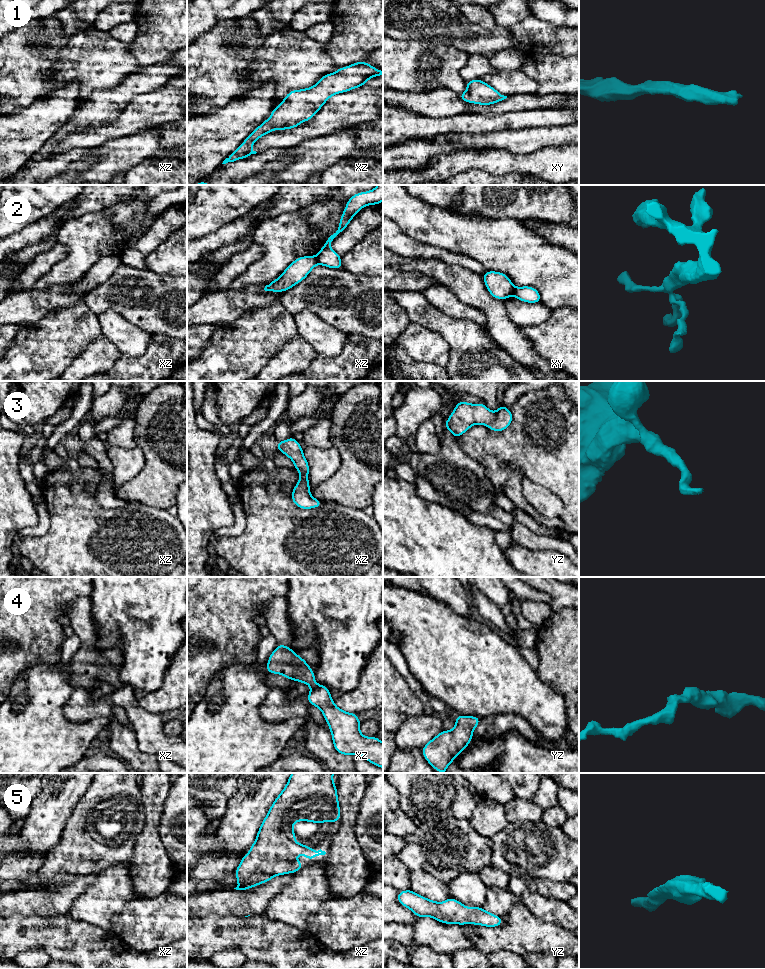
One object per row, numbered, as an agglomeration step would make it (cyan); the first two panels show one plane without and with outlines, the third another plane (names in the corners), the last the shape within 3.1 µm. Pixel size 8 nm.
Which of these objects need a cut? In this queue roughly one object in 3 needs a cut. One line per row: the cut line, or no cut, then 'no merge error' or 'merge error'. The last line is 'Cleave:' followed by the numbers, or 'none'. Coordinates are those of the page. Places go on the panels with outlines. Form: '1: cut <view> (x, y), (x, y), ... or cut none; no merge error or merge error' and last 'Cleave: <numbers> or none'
1: cut none; no merge error
2: cut xz (315, 256), (318, 263); merge error
3: cut none; no merge error
4: cut none; no merge error
5: cut none; no merge error
Cleave: 2

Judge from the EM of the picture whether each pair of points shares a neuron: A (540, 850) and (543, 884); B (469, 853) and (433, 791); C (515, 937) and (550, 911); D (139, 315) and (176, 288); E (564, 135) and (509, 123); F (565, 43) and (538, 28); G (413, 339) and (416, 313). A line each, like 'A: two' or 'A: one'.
A: two
B: two
C: two
D: one
E: two
F: one
G: two

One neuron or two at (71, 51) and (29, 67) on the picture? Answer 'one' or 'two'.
two

